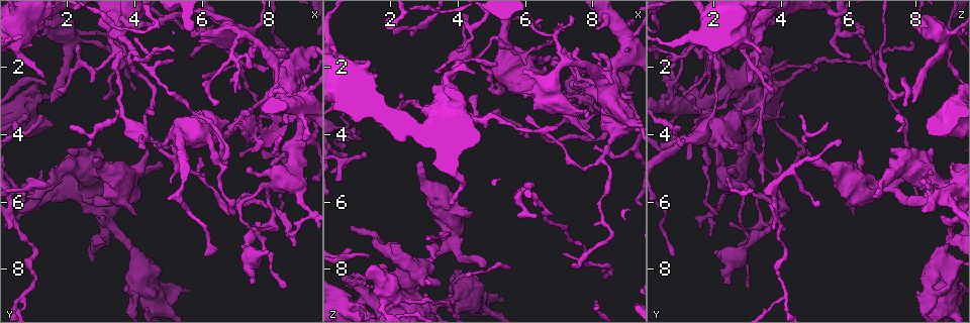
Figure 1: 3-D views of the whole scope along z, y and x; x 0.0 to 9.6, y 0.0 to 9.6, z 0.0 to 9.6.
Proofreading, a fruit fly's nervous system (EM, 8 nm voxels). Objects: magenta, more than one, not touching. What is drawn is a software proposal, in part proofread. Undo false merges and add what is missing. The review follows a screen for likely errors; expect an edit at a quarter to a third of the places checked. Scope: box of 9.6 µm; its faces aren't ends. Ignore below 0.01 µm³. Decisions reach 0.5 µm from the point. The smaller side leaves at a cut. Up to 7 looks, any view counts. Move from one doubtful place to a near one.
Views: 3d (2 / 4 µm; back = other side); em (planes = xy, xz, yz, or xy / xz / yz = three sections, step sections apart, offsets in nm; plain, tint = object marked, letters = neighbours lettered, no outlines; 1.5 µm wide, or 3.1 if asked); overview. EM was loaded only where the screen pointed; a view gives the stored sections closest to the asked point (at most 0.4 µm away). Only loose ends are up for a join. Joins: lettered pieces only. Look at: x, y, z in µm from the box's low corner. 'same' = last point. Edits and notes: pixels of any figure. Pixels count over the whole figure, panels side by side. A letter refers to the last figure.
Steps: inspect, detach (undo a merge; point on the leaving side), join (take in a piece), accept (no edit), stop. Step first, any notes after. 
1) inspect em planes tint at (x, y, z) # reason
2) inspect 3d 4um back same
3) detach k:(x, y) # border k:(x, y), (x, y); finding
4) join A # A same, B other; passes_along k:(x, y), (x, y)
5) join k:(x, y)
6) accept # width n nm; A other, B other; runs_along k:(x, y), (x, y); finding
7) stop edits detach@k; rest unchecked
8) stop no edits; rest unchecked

inspect 3d 2um at (8.05, 3.35, 2.60) # calibre changes

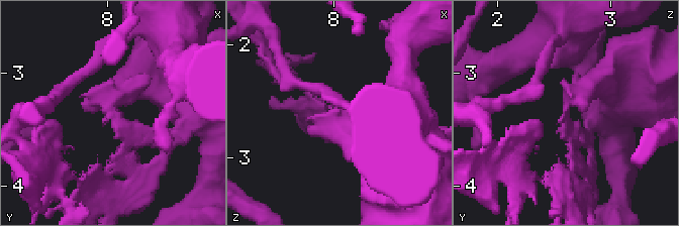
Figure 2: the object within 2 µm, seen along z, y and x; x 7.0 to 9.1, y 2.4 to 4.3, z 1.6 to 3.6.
inspect em planes letters at (8.04, 3.34, 2.62)

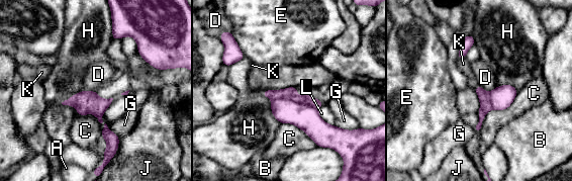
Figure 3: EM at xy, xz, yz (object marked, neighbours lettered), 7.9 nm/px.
accept # A other, B other, C other, D other, E other, G other, H other, J other, K other, L other; runs_along 3:(84, 93), (110, 138), (109, 155), (96, 173); one neuron here

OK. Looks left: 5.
inspect em planes letters at (1.10, 7.40, 4.20) # abrupt turn

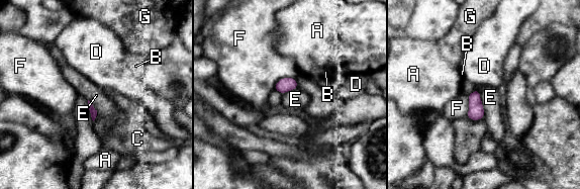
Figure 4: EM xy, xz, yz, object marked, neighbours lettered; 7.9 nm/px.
accept # A other, B other, C other, D other, E other, F other, G other; border 4:(479, 91), (484, 118); continuous, no second neuron

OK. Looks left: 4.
inspect 3d 4um back at (1.30, 2.35, 1.90) # thin end

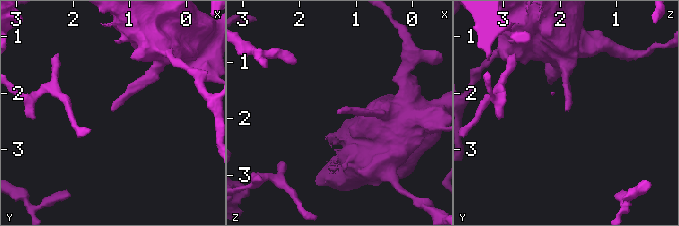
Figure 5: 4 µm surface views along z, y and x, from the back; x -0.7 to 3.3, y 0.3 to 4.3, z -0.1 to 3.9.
inspect em planes letters at (1.30, 2.35, 1.95) # now the EM

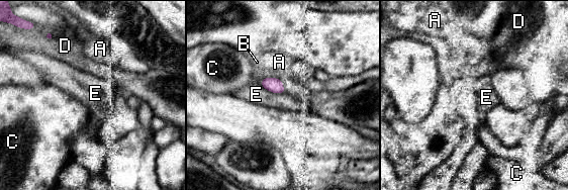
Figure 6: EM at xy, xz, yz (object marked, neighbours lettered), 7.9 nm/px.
accept # A other, B other, C other, D other, E other; border 6:(261, 85), (270, 91), (283, 94); none of them fits

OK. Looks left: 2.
stop no edits; rest unchecked

